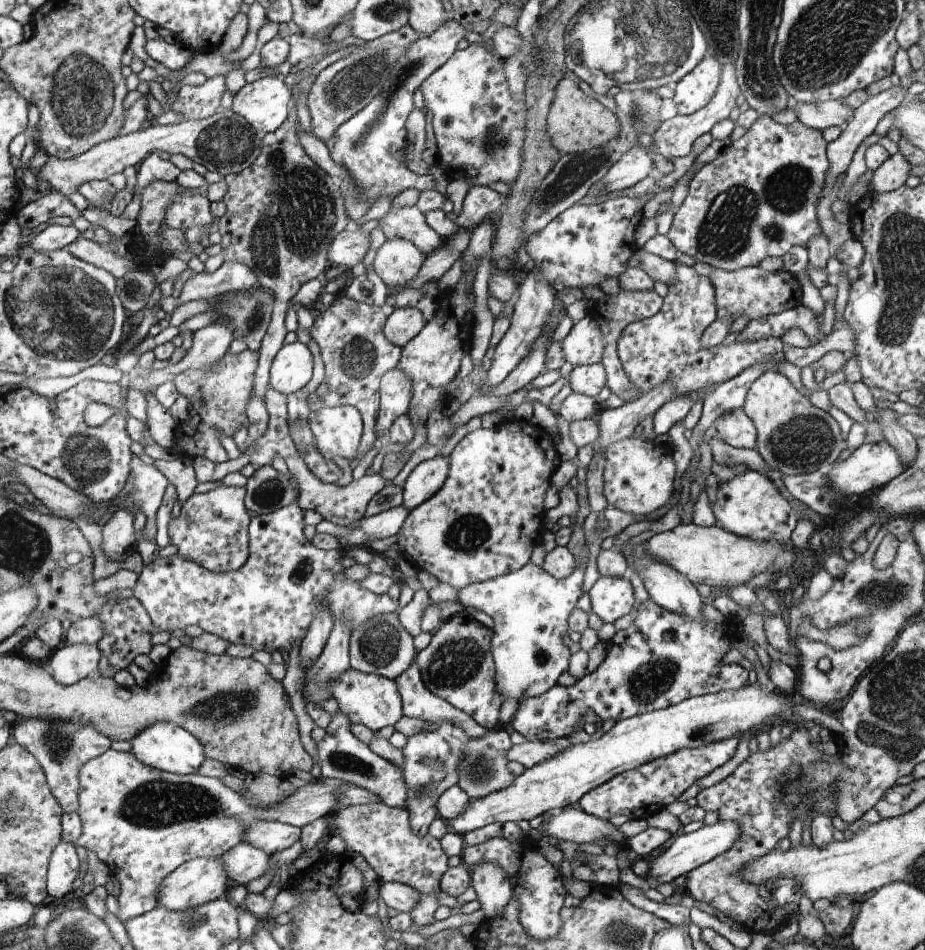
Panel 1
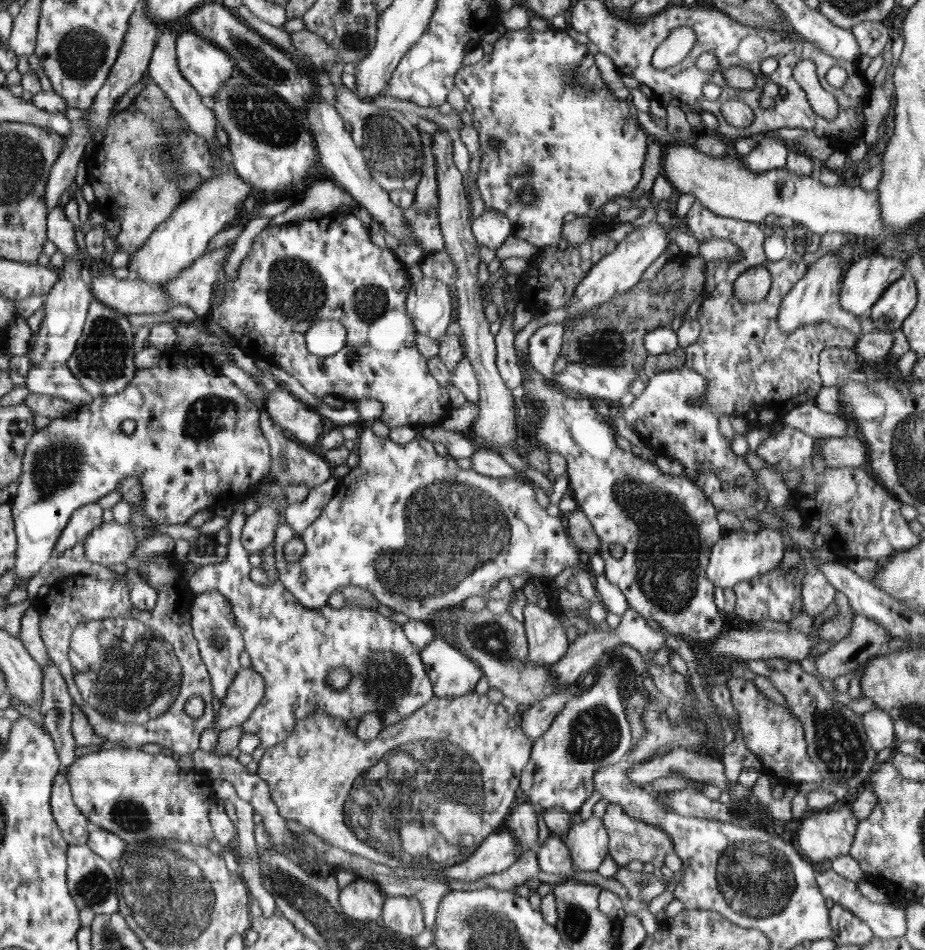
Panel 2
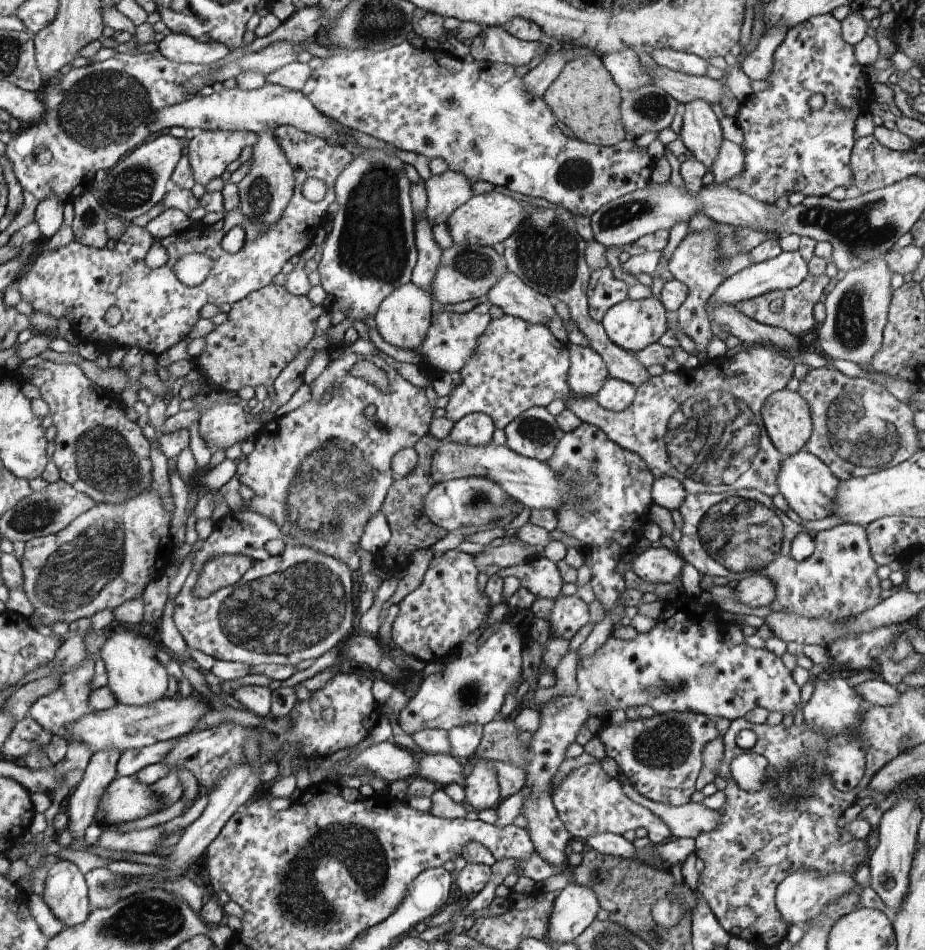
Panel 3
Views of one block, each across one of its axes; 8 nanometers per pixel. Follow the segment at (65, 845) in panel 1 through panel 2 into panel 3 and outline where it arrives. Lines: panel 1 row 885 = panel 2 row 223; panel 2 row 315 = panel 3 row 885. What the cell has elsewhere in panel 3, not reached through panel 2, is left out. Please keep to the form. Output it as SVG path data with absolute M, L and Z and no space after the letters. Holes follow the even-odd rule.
M60 860L49 866L40 896L50 912L64 924L64 929L82 924L92 912L85 874L70 860Z

